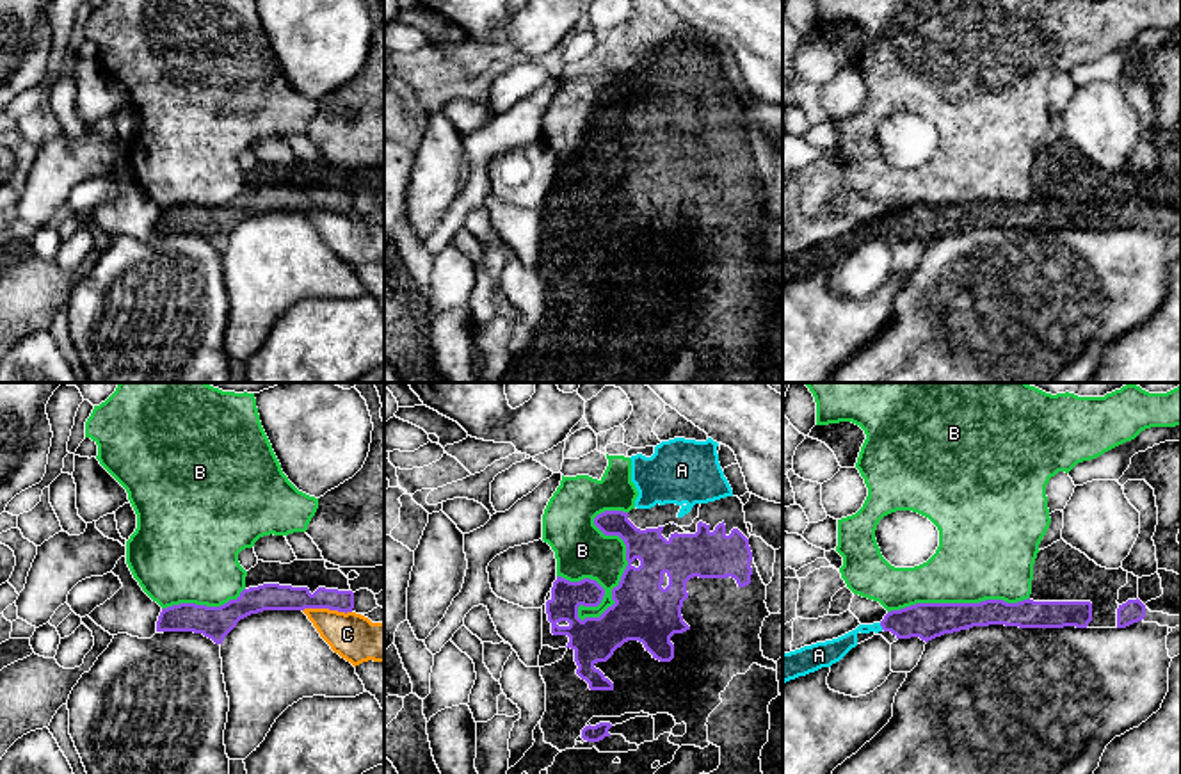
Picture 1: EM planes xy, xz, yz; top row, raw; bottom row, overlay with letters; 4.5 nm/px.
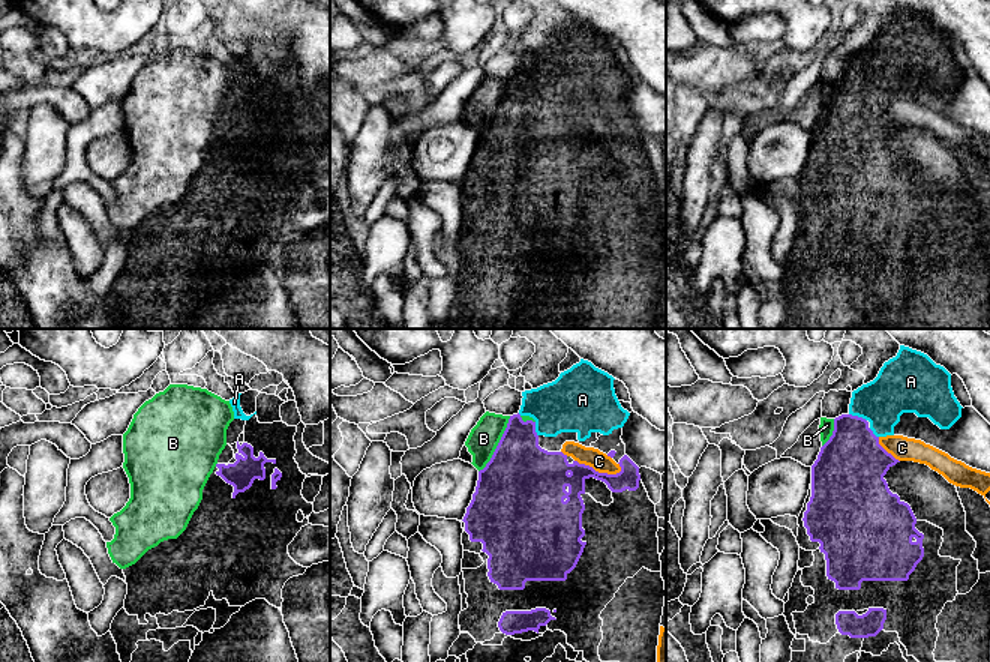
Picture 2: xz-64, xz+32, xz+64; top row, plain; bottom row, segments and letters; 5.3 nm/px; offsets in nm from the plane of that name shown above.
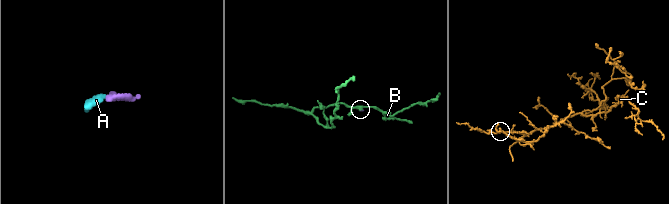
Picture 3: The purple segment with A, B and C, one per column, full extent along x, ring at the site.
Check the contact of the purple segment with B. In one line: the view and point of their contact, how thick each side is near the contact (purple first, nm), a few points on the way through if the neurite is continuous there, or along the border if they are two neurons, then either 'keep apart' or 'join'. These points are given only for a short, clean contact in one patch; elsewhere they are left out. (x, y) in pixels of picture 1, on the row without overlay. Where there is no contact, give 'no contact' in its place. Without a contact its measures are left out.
contact xz (626, 157); calibres 260 and 240 nm; keep apart

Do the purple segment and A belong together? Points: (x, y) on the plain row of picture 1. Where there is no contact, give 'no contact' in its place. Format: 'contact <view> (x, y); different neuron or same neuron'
contact yz (881, 226); same neuron

